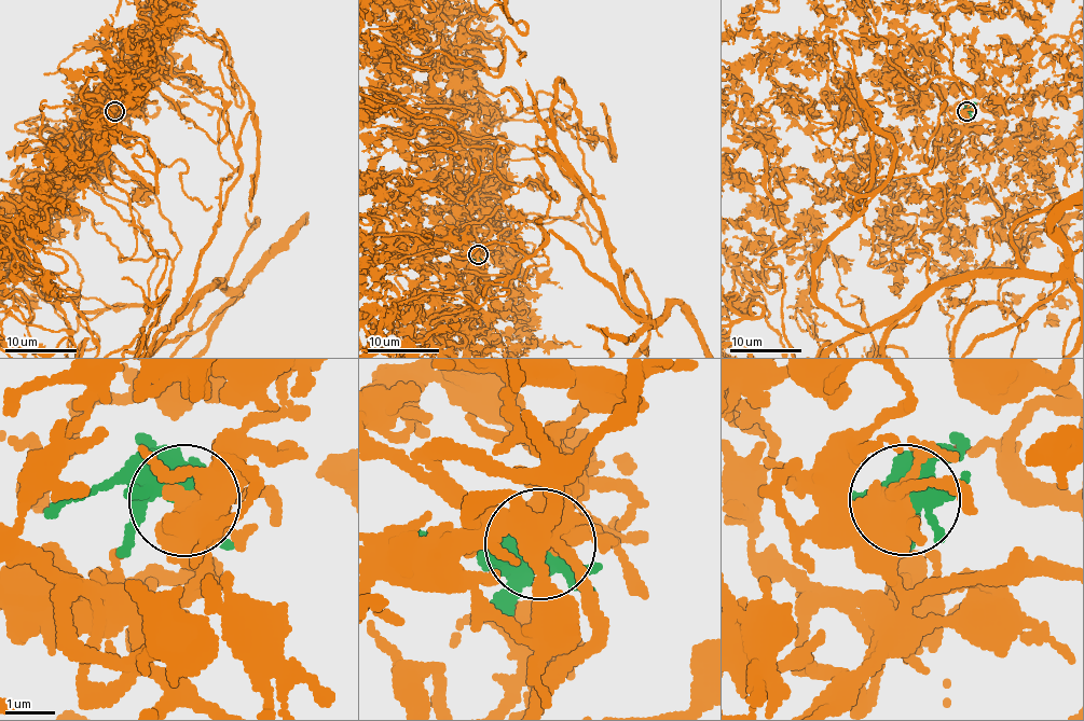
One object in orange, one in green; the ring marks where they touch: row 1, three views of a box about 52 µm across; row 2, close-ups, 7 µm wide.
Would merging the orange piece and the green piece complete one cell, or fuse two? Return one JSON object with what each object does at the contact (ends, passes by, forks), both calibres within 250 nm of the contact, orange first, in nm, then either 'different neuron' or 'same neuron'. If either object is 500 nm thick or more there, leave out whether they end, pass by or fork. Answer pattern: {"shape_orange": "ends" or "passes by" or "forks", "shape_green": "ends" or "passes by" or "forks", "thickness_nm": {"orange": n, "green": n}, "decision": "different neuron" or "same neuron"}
{"shape_orange": "forks", "shape_green": "forks", "thickness_nm": {"orange": 460, "green": 400}, "decision": "same neuron"}

